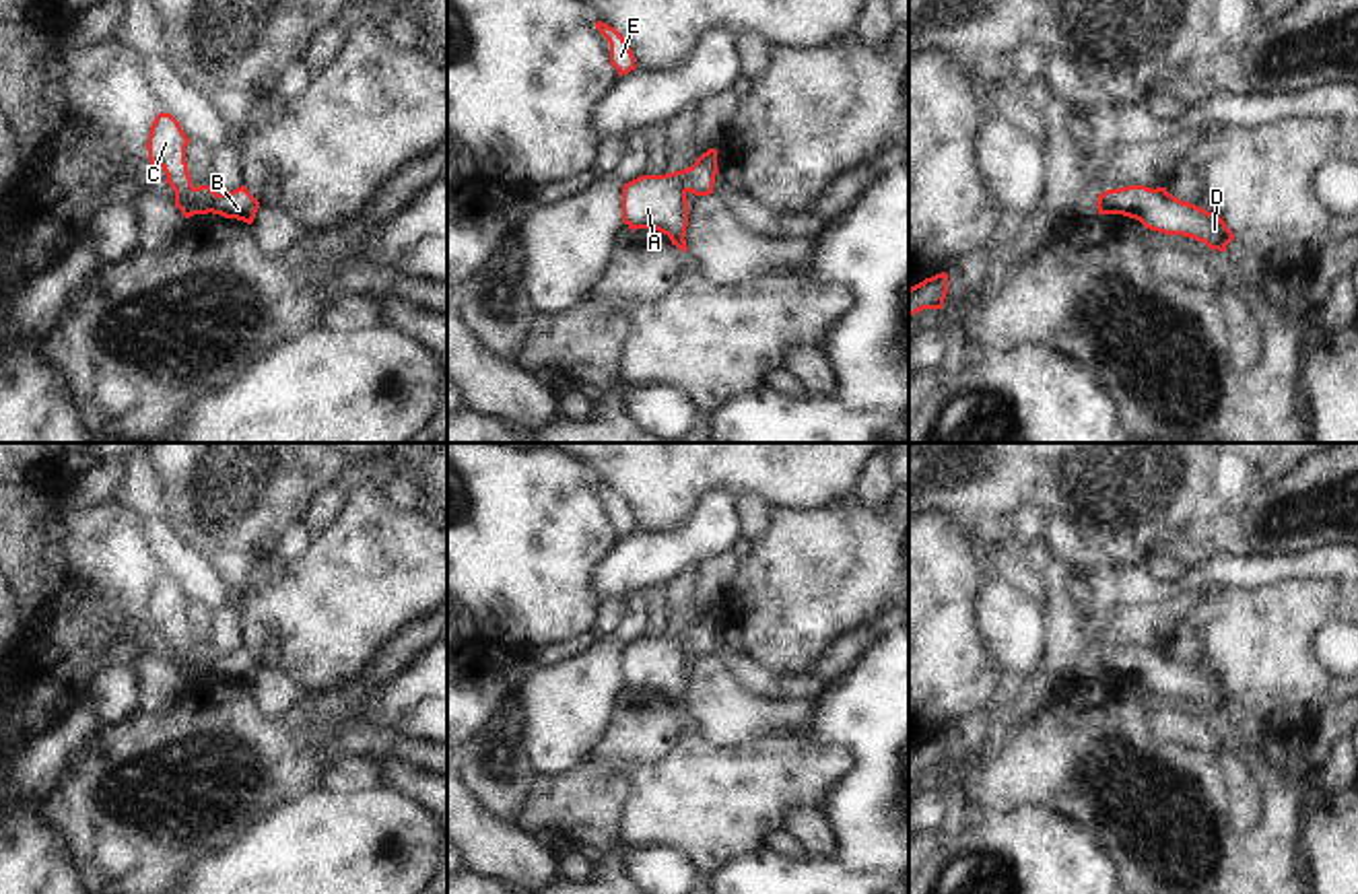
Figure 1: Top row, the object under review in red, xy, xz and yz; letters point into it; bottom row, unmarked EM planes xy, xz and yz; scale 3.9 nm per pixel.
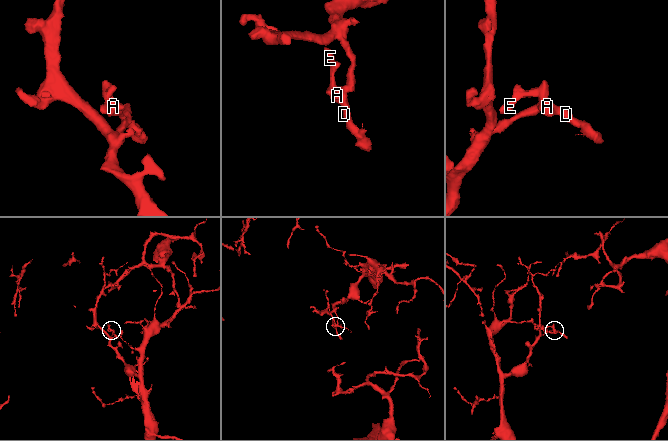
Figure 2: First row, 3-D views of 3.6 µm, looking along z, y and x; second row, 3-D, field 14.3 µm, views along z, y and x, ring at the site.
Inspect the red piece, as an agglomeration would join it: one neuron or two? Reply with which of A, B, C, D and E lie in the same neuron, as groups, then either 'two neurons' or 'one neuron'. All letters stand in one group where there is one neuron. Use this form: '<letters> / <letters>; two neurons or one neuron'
A C D E / B; two neurons

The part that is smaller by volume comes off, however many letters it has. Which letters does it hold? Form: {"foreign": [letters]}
{"foreign": ["A", "C", "D", "E"]}

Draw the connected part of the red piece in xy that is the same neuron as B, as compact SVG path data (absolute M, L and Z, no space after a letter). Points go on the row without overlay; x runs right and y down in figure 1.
M245 647L229 653L216 655L210 663L210 674L220 676L225 680L237 680L247 686L253 684L260 663L247 653Z

